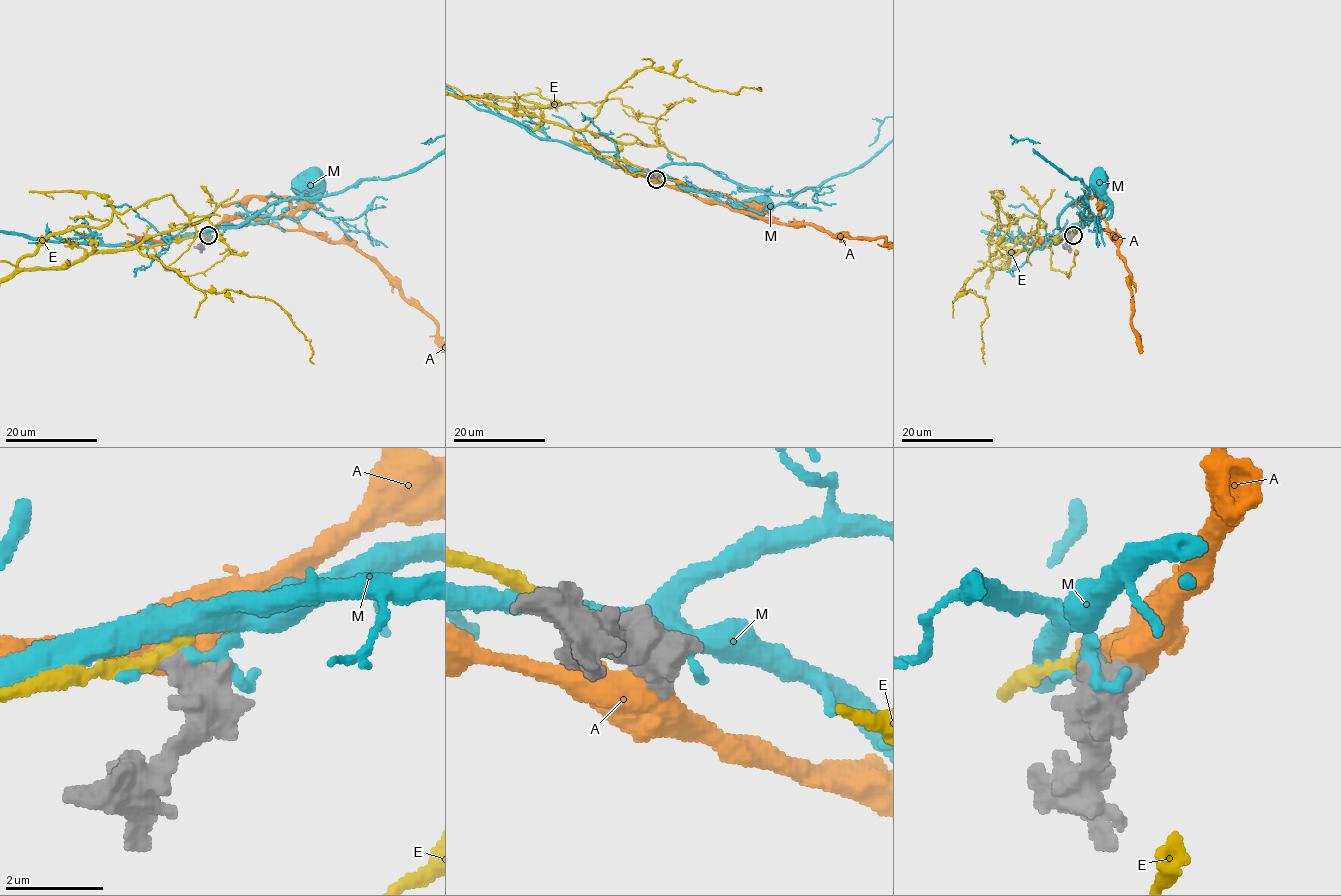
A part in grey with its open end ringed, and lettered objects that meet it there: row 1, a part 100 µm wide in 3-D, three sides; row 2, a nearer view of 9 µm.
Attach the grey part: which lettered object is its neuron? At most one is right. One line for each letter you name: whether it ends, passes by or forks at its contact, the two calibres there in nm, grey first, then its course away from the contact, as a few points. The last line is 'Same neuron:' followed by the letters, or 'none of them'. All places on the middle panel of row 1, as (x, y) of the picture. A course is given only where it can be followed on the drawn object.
Same neuron: none of them

